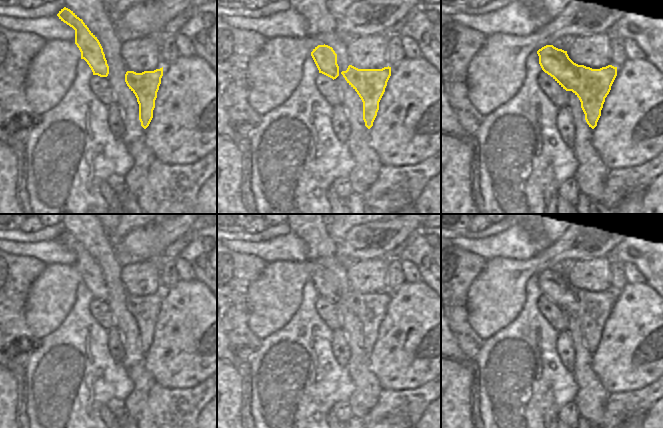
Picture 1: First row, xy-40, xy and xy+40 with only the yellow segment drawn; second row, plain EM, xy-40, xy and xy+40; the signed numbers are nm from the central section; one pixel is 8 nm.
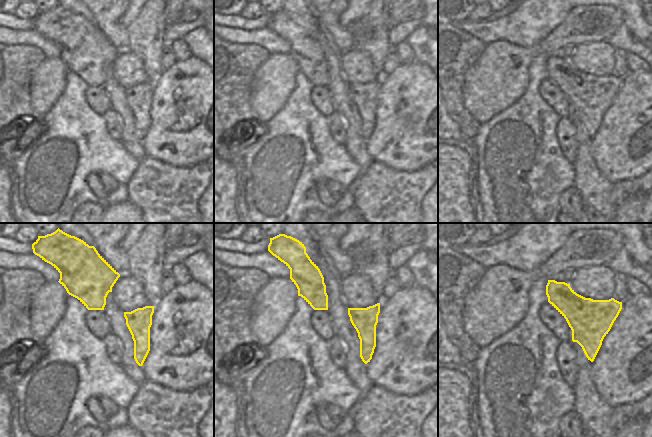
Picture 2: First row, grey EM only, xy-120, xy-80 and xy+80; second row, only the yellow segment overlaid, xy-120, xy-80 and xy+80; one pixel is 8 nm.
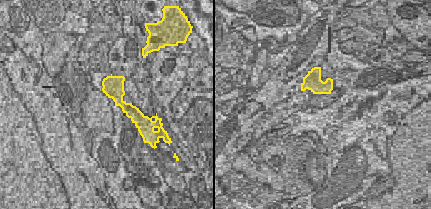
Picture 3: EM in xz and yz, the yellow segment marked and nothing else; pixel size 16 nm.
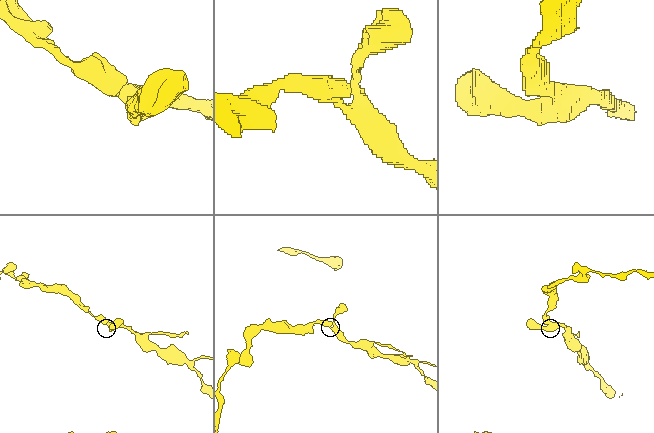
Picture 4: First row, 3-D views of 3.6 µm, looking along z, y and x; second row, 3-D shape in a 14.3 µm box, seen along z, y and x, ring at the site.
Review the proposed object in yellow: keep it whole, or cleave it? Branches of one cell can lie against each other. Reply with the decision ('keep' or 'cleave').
keep

